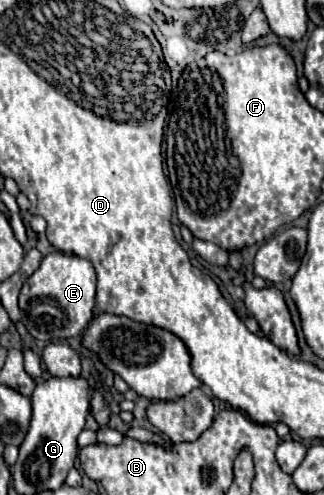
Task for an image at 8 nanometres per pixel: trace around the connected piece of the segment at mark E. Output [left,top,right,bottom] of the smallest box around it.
[19,251,95,343]

